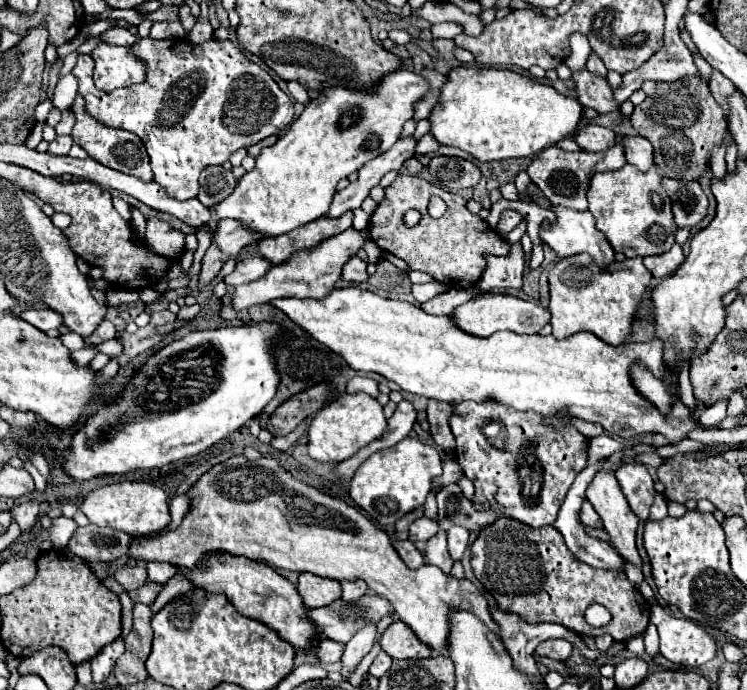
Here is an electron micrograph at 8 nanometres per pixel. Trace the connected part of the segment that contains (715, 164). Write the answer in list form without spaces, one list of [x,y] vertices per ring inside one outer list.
[[[726,135],[724,143],[722,143],[720,147],[716,147],[716,149],[714,149],[714,153],[712,153],[712,163],[710,163],[710,167],[712,167],[712,177],[714,177],[714,179],[722,179],[722,177],[724,177],[724,173],[726,173],[726,161],[724,161],[724,153],[726,153],[728,141],[730,141],[730,137]]]

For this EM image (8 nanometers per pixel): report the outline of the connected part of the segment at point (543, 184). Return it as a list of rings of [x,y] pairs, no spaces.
[[[614,145],[604,153],[586,153],[586,151],[562,151],[558,147],[548,147],[544,149],[528,167],[528,175],[534,185],[540,187],[540,191],[550,199],[552,205],[564,205],[572,207],[576,211],[586,211],[588,201],[586,201],[586,191],[590,185],[590,179],[598,171],[608,171],[608,169],[618,169],[624,165],[624,153],[622,145]]]

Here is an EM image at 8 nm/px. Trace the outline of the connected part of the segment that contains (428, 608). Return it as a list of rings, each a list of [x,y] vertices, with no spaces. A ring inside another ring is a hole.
[[[234,455],[228,461],[218,463],[210,471],[206,471],[188,489],[186,495],[192,499],[192,503],[182,525],[176,531],[158,535],[154,539],[134,539],[128,553],[132,559],[166,561],[172,563],[174,567],[194,569],[206,555],[230,553],[230,555],[248,557],[252,561],[262,561],[270,567],[280,567],[298,573],[312,573],[336,581],[364,579],[372,591],[376,591],[378,595],[390,601],[398,619],[404,621],[418,635],[420,641],[424,641],[426,645],[430,645],[434,651],[440,653],[446,653],[450,609],[470,611],[476,617],[480,617],[486,625],[490,625],[494,633],[498,633],[498,625],[492,621],[488,603],[472,581],[456,579],[448,573],[442,573],[442,569],[434,565],[422,565],[420,569],[414,571],[408,569],[404,561],[398,557],[398,553],[394,553],[390,537],[370,519],[366,519],[356,507],[350,507],[342,499],[324,495],[318,489],[294,479],[292,473],[272,457],[260,457],[256,461],[250,461],[244,455]]]

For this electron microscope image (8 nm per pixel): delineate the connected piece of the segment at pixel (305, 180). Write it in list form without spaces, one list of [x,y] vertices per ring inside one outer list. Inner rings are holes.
[[[408,69],[388,73],[374,89],[324,89],[272,147],[262,149],[256,167],[238,181],[228,199],[216,205],[216,215],[238,219],[266,237],[288,233],[320,218],[328,211],[340,179],[398,141],[402,125],[412,119],[412,103],[426,91],[428,83]]]

